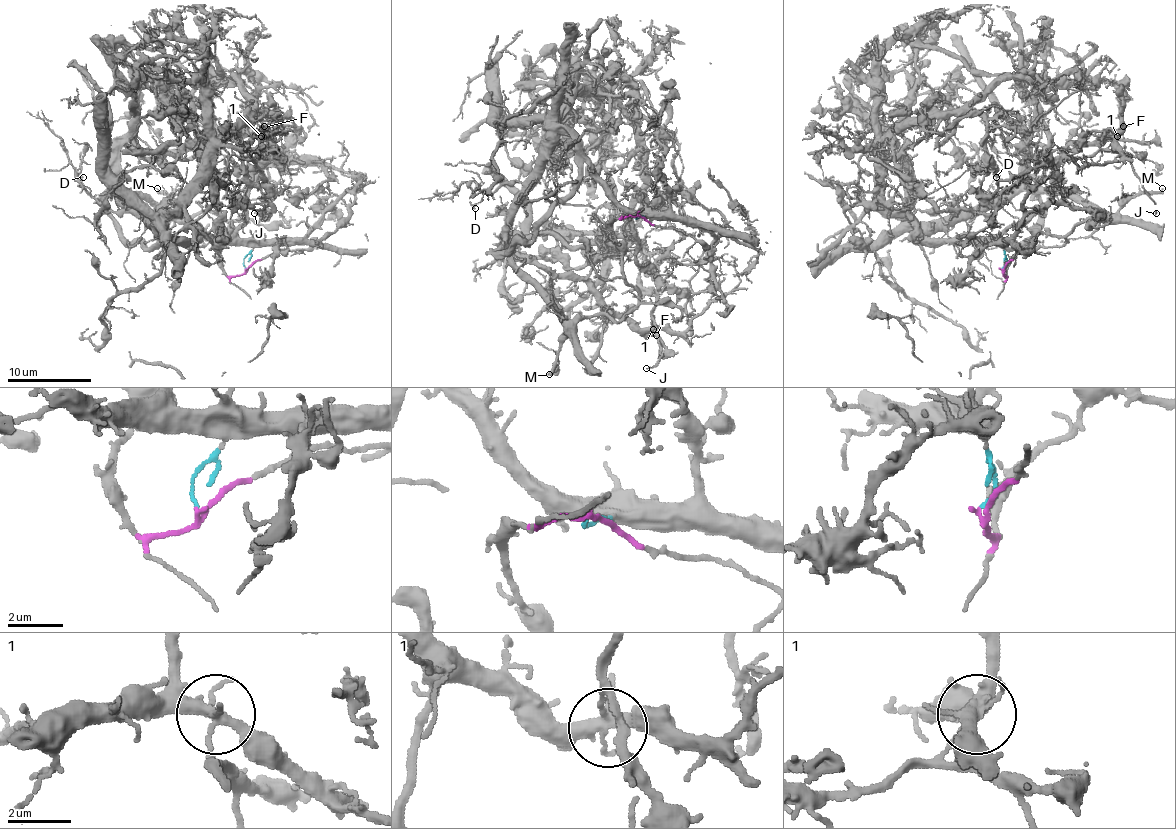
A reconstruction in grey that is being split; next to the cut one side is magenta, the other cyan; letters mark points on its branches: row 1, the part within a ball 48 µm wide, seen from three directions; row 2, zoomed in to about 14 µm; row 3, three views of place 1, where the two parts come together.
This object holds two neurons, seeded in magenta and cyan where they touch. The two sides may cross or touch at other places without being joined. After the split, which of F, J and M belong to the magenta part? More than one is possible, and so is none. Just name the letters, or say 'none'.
M

